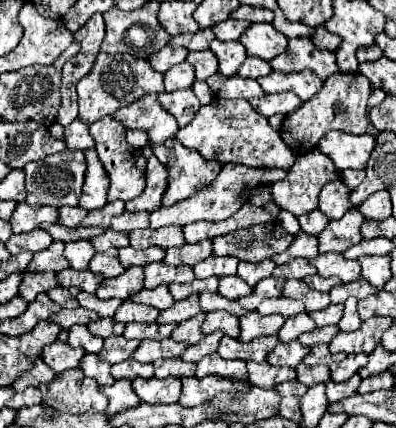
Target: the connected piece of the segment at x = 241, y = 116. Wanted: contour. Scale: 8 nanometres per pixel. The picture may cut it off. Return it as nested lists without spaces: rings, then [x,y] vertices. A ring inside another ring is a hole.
[[[225,100],[211,102],[201,106],[195,118],[185,126],[179,128],[175,138],[191,150],[197,150],[207,160],[217,160],[221,164],[235,162],[245,166],[275,166],[275,168],[291,168],[295,162],[295,152],[281,140],[279,132],[273,130],[265,116],[257,114],[247,100]]]

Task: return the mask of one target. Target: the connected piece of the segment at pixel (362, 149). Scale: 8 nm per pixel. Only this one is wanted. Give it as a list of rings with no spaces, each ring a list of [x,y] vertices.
[[[331,130],[320,139],[317,148],[333,160],[337,170],[363,170],[367,166],[371,150],[375,148],[375,138],[371,134],[353,136]]]

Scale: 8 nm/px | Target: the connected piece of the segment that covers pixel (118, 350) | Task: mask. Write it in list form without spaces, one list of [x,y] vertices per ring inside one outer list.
[[[123,336],[117,338],[107,338],[101,352],[97,354],[101,360],[117,364],[117,362],[125,362],[131,358],[133,350],[139,346],[139,340],[127,340]]]

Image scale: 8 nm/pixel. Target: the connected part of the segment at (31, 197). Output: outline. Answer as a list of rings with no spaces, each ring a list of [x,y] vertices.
[[[65,148],[63,152],[51,154],[49,158],[29,162],[25,166],[25,190],[27,190],[27,204],[39,204],[39,206],[77,206],[81,188],[83,188],[83,178],[85,178],[85,156],[81,150],[69,150]]]

